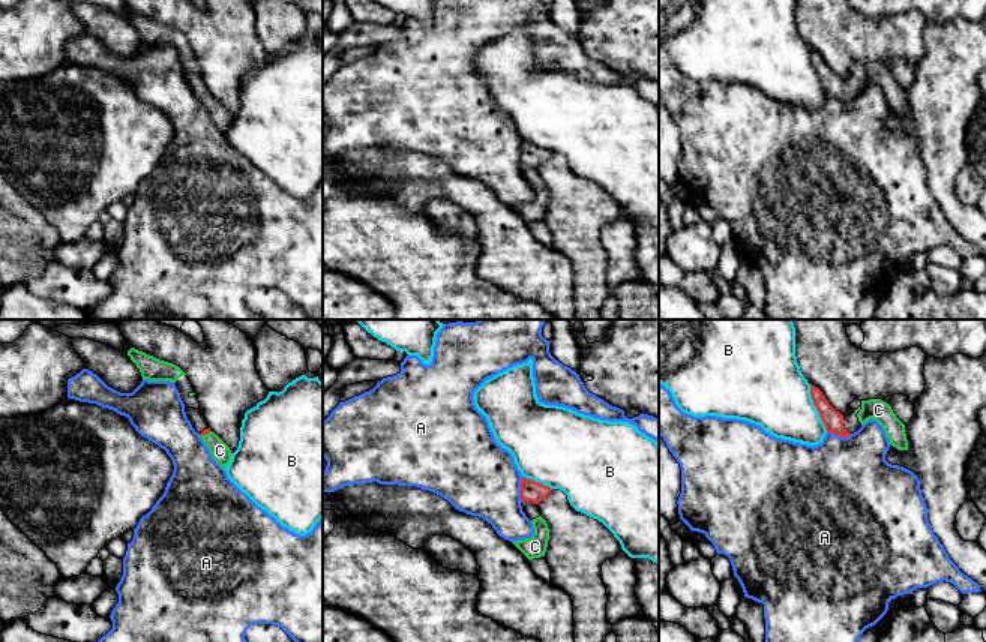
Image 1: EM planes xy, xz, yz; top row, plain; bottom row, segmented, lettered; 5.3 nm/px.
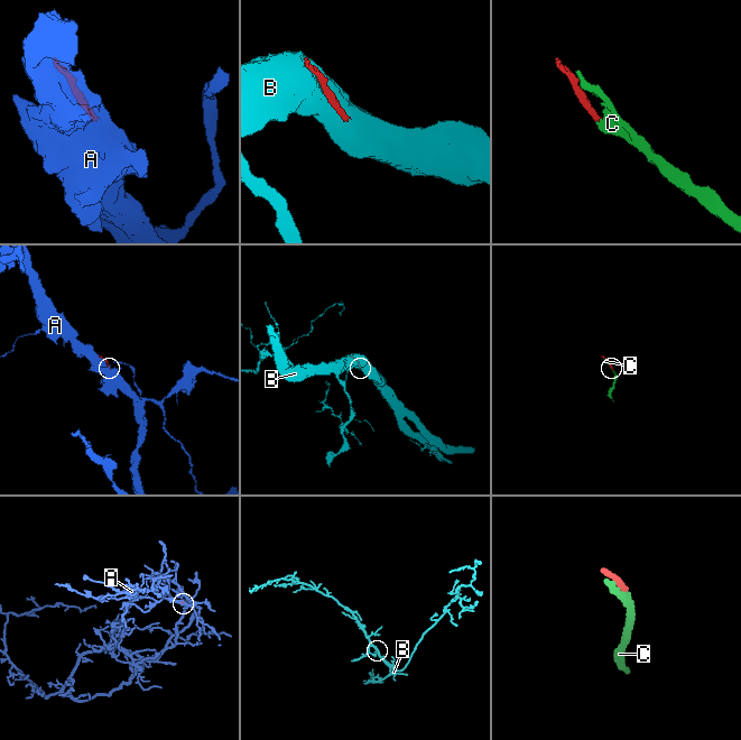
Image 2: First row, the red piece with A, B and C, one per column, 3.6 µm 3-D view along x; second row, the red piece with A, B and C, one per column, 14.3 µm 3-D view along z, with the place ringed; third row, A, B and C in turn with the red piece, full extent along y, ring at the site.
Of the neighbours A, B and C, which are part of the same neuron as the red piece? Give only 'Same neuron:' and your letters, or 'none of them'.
Same neuron: C

